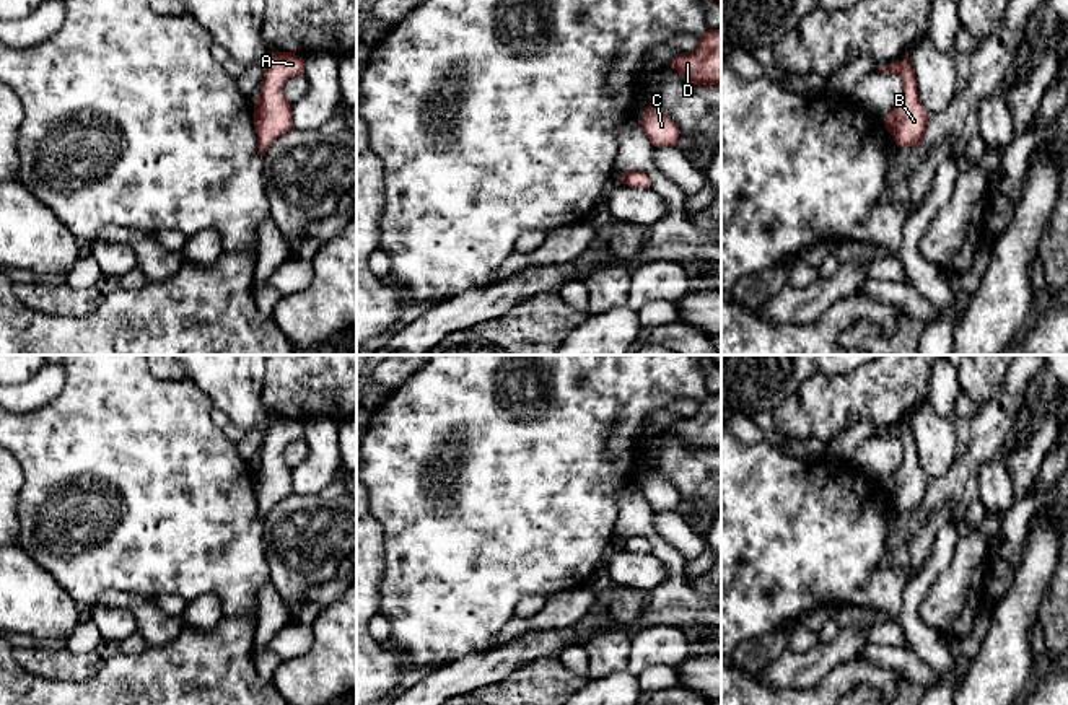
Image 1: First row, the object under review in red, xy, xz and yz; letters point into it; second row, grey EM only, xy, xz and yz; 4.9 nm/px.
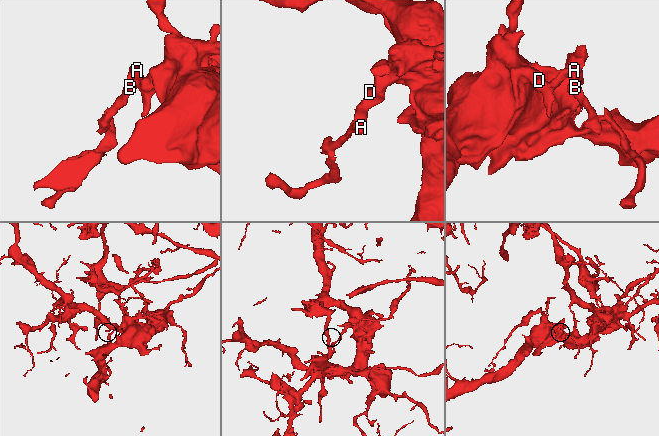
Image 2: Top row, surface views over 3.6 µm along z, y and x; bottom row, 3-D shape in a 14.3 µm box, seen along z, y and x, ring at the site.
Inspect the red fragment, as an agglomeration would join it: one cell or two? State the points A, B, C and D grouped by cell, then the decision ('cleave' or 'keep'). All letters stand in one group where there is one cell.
A B C D; keep

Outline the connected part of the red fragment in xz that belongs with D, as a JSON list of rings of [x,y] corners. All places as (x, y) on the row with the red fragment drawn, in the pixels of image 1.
[[[721,28],[708,29],[695,50],[679,54],[669,65],[692,85],[721,86]]]

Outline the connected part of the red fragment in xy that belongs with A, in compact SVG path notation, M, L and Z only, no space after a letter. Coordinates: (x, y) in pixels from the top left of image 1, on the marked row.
M275 52L265 65L260 94L254 99L254 127L260 155L293 127L291 103L285 99L282 88L288 78L303 73L304 59L291 52Z

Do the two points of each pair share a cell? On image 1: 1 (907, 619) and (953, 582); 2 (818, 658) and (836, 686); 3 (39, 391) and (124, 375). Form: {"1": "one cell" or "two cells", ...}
{"1": "two cells", "2": "two cells", "3": "two cells"}

